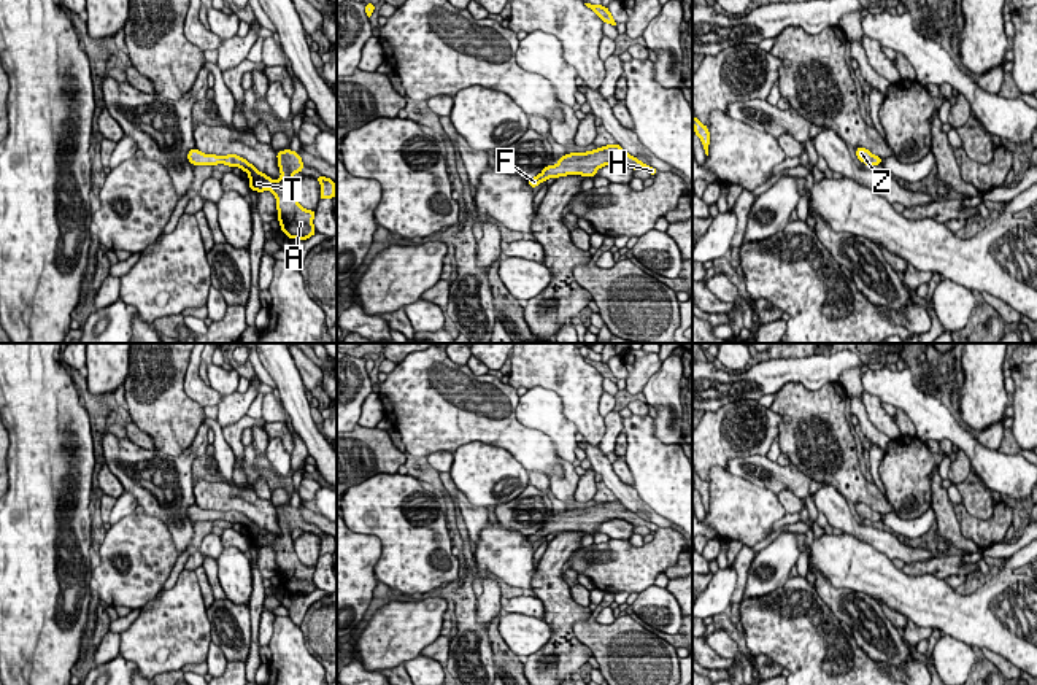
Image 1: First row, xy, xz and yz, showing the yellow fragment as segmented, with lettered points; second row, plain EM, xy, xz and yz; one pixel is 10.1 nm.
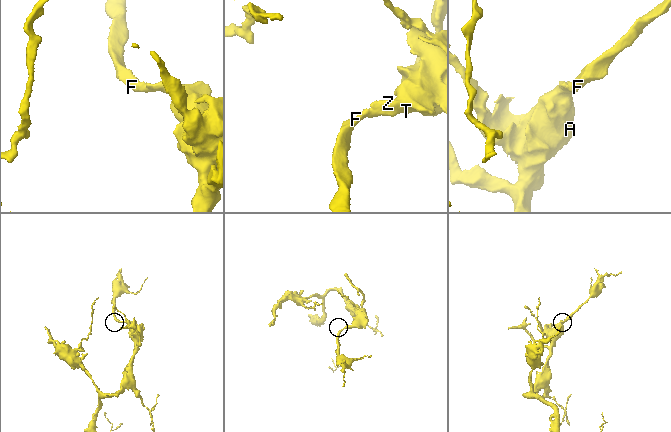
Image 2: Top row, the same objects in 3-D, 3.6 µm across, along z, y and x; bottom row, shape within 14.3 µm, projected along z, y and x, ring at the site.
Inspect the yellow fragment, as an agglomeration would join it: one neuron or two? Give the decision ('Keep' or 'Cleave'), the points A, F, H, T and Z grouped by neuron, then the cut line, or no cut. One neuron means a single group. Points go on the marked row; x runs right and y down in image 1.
Keep. Groups: A F H T Z. No split

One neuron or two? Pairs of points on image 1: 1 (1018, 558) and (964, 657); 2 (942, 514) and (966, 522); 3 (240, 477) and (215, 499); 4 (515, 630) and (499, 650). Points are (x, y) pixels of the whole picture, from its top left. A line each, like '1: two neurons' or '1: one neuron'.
1: two neurons
2: two neurons
3: two neurons
4: two neurons

